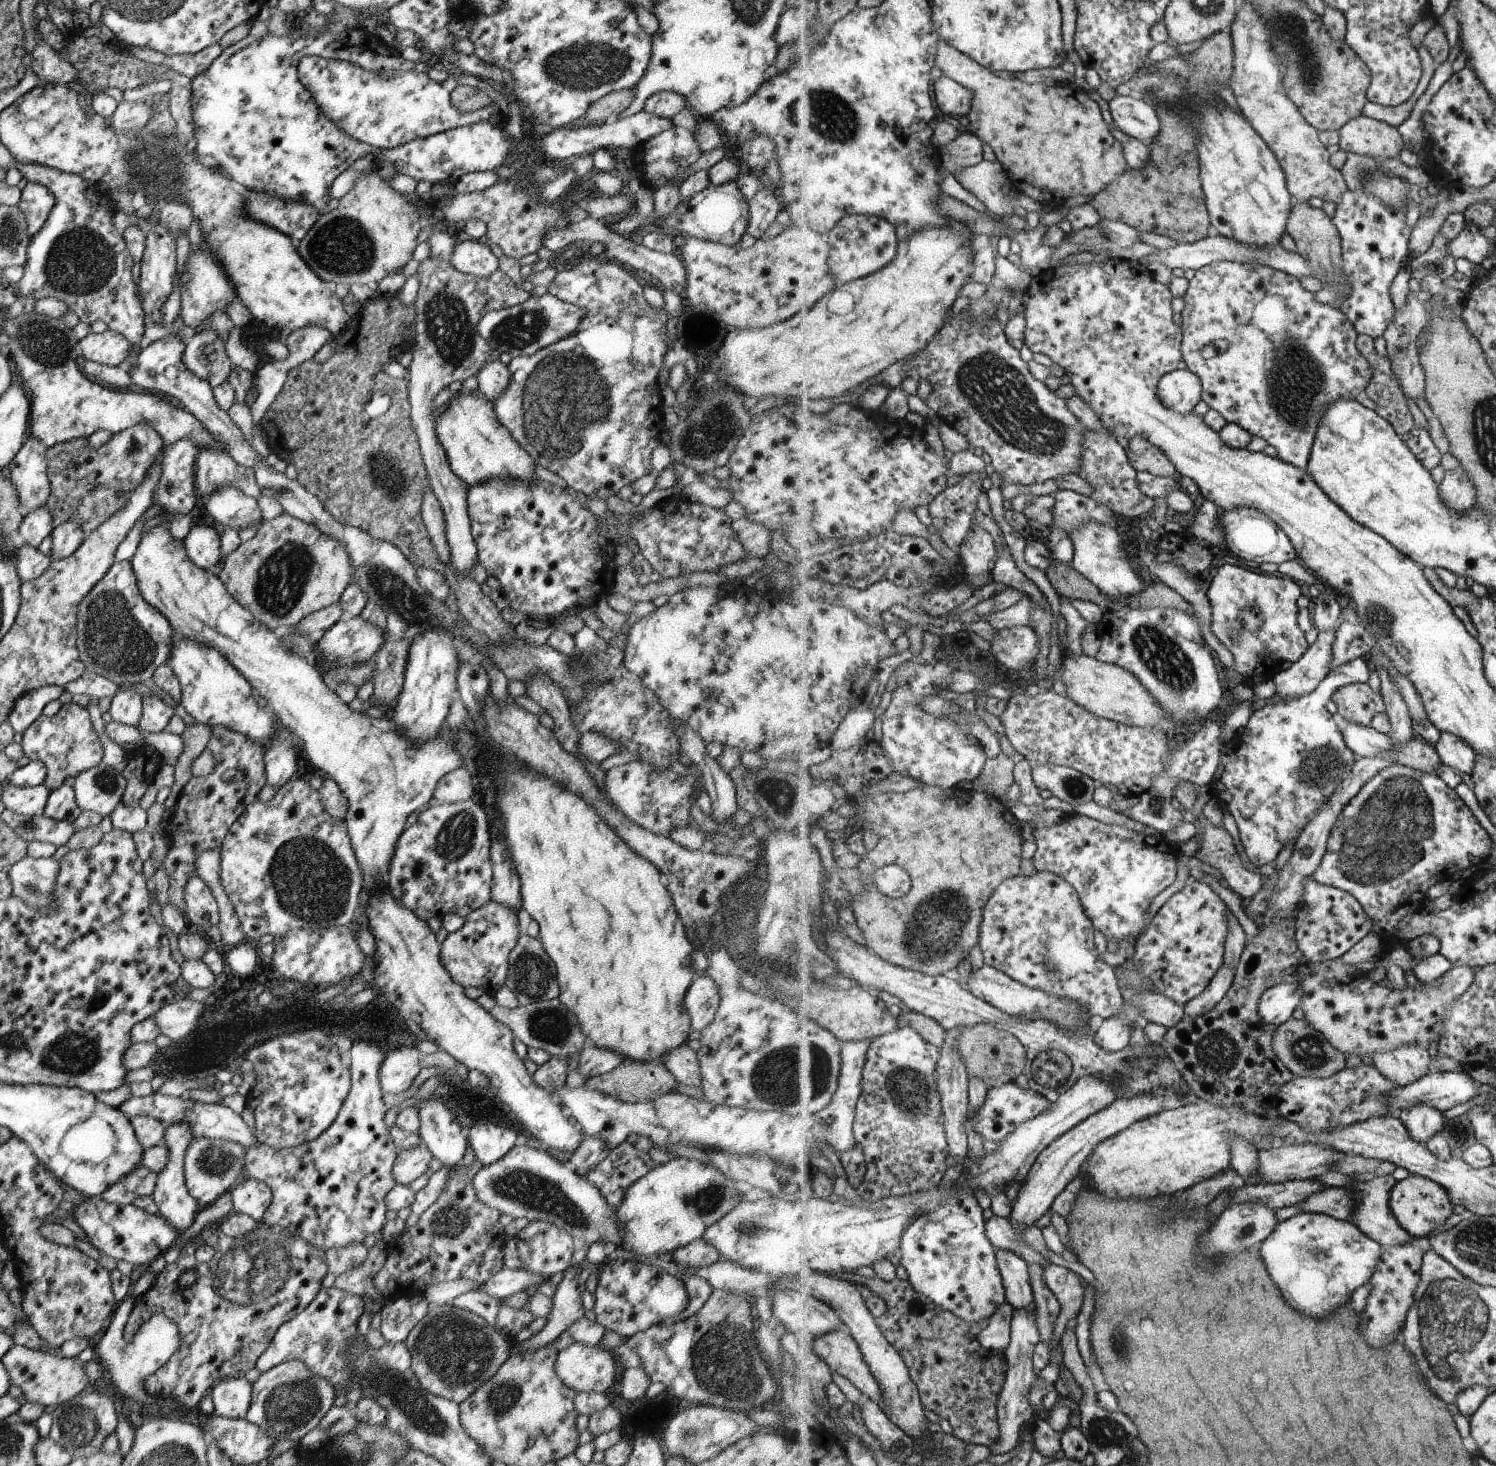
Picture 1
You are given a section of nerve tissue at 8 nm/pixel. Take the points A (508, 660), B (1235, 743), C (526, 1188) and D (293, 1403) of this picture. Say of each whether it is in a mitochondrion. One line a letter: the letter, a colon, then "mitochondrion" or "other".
A: mitochondrion
B: other
C: mitochondrion
D: mitochondrion

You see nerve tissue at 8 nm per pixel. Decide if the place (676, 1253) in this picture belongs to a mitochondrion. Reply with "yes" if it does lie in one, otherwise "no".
no

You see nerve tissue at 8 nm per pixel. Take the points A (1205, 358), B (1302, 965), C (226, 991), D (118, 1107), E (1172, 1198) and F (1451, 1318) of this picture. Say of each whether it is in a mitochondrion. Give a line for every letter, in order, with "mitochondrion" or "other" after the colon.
A: other
B: other
C: other
D: other
E: other
F: mitochondrion

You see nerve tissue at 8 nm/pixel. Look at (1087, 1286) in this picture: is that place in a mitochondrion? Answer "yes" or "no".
no

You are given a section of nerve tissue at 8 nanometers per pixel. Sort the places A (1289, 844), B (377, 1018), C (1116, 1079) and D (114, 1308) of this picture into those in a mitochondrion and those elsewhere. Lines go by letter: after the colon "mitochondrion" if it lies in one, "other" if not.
A: other
B: other
C: other
D: other

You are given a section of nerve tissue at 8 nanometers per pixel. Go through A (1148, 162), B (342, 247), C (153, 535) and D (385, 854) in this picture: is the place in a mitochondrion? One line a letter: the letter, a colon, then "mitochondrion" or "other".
A: other
B: mitochondrion
C: other
D: other

